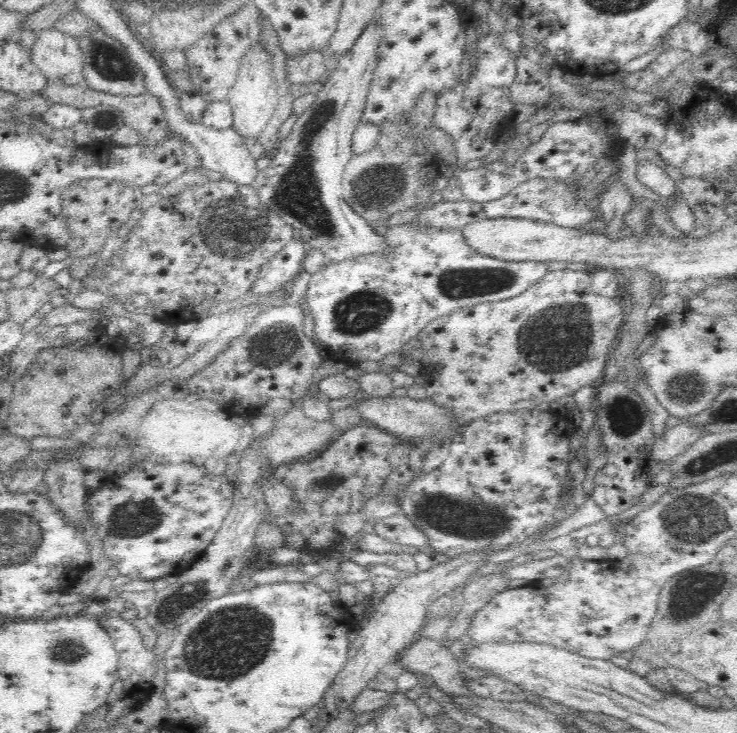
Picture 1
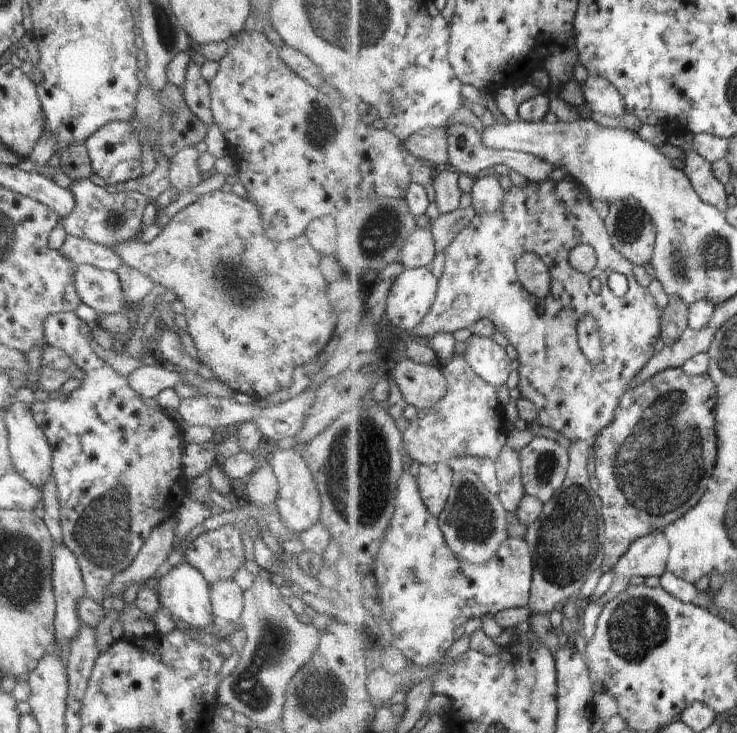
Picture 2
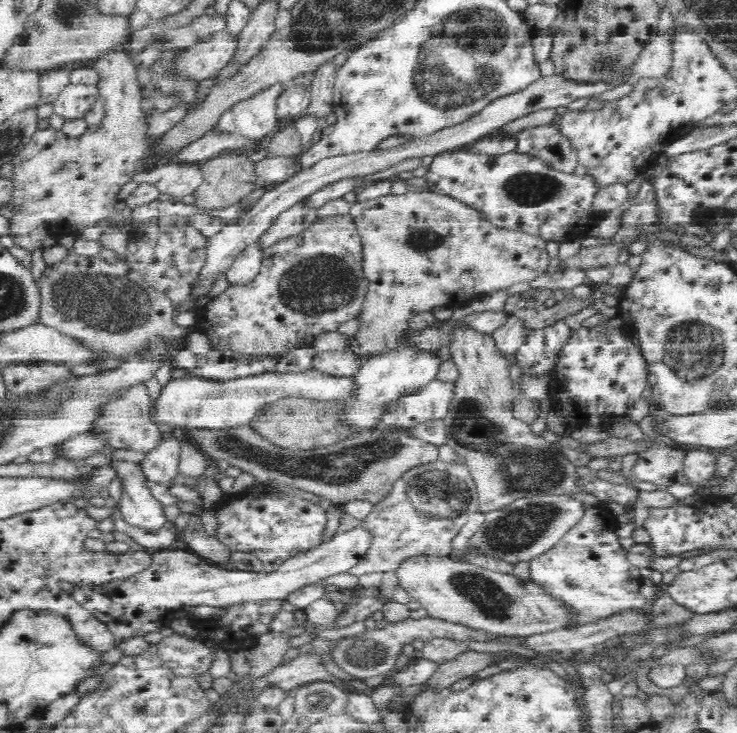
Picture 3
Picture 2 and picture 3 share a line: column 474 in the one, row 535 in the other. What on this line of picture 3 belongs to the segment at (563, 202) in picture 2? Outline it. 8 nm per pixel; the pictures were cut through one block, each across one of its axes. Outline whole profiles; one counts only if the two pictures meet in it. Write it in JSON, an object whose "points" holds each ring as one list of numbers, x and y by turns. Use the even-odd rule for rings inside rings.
{"points":[[232,496,215,508,217,520,221,522,217,532,219,540,230,552,251,552,262,561,263,572,271,573,289,558,320,546,329,540,326,536,327,513,312,501,295,497,252,497]]}

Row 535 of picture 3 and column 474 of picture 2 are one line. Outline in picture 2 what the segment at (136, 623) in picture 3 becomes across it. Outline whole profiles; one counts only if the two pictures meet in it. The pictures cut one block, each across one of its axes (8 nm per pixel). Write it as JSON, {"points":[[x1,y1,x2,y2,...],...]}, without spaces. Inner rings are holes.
{"points":[[473,334,468,340,468,349,464,356,466,360,494,386,506,386,512,376,512,358,506,352,506,347,500,346,488,336]]}

